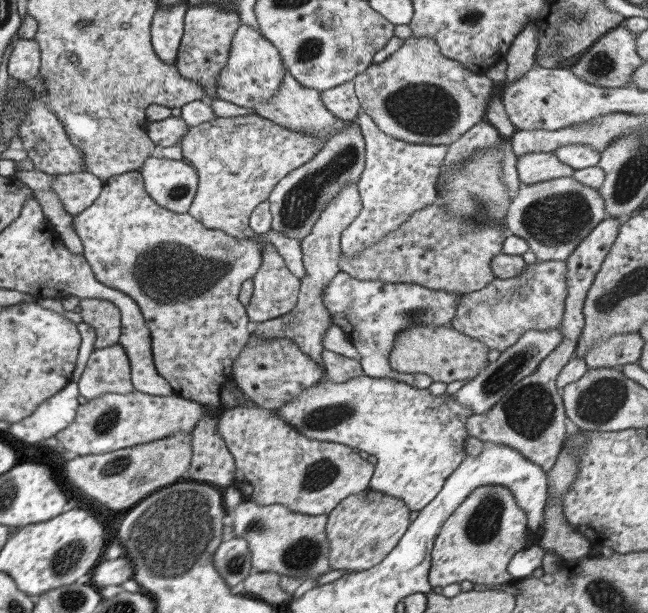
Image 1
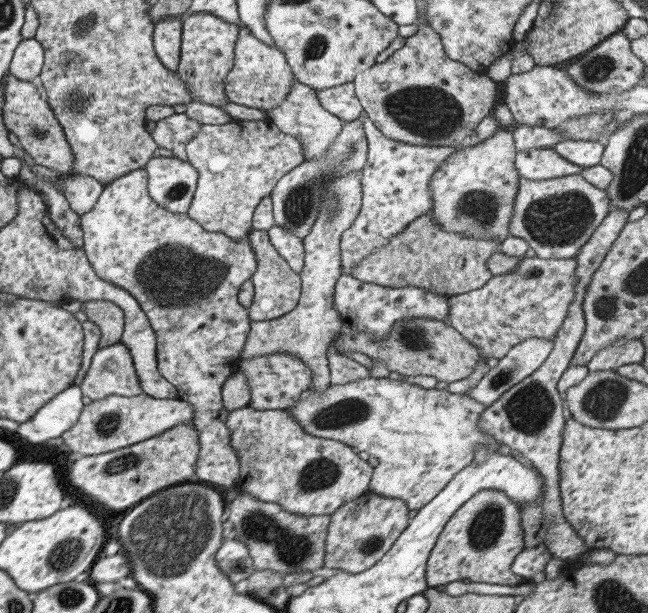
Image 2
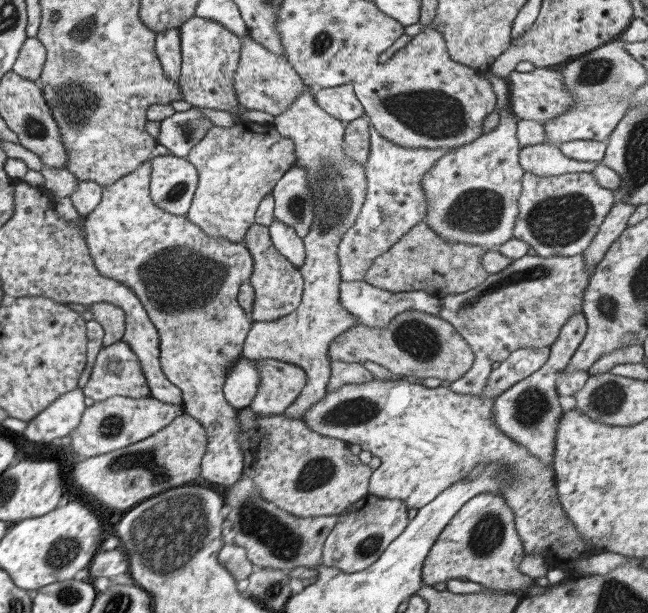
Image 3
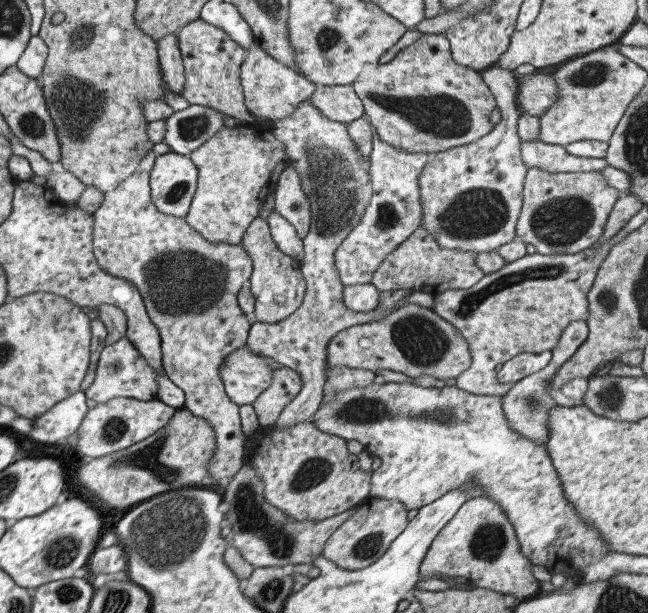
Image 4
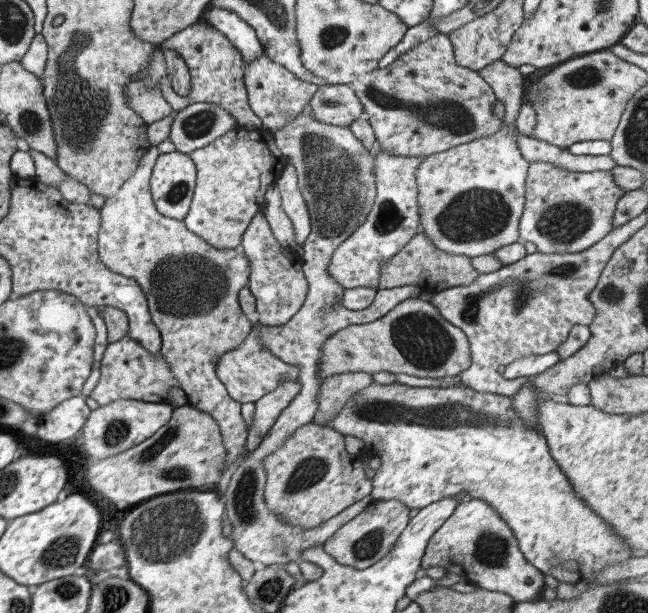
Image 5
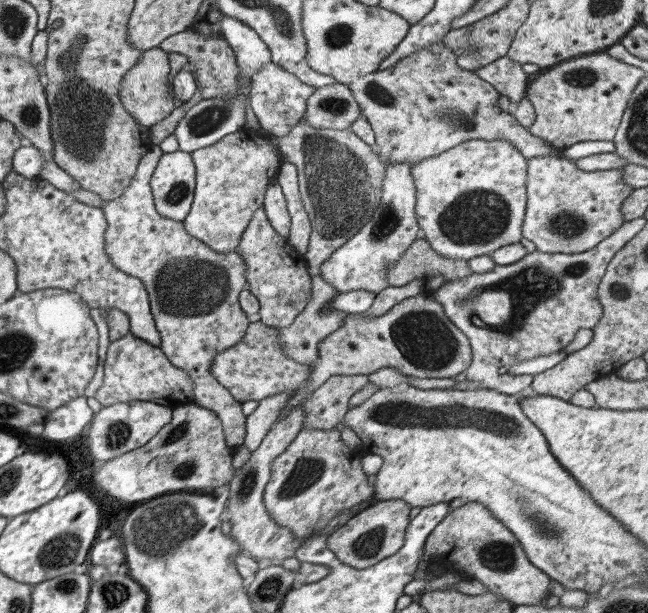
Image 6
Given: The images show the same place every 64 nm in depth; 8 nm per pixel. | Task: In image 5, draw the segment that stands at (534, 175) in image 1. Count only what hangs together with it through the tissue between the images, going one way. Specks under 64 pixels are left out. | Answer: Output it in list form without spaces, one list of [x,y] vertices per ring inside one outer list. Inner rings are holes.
[[[515,128],[516,145],[520,150],[521,156],[529,163],[546,162],[557,165],[559,168],[573,171],[573,172],[595,172],[595,171],[609,171],[616,166],[614,160],[607,154],[603,156],[575,156],[569,154],[565,147],[558,147],[548,142],[537,140],[533,136],[527,136],[519,133]]]

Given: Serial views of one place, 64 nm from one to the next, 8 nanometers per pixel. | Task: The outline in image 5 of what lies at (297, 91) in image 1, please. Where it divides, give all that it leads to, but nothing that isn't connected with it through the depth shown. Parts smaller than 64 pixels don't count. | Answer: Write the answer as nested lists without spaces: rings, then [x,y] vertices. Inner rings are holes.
[[[308,104],[293,120],[276,130],[273,138],[285,158],[284,163],[295,169],[298,189],[310,216],[310,233],[301,246],[302,254],[299,256],[308,289],[303,304],[285,324],[252,326],[258,332],[266,351],[298,368],[297,381],[300,390],[279,414],[258,446],[235,468],[222,499],[224,517],[231,525],[229,544],[251,562],[262,562],[265,566],[278,564],[283,567],[289,561],[304,561],[300,558],[301,551],[313,545],[323,544],[341,525],[349,522],[364,509],[366,500],[358,500],[315,528],[285,525],[282,518],[273,514],[265,504],[262,494],[266,472],[261,464],[262,460],[279,449],[294,430],[312,421],[317,410],[317,394],[321,386],[321,378],[318,378],[316,372],[320,362],[320,348],[325,340],[350,324],[365,324],[381,318],[402,300],[417,297],[423,288],[415,285],[378,288],[372,303],[363,313],[343,308],[340,305],[342,288],[328,275],[328,264],[332,252],[363,224],[371,208],[376,193],[373,182],[373,156],[369,155],[369,151],[353,136],[348,127],[323,124],[314,120]]]

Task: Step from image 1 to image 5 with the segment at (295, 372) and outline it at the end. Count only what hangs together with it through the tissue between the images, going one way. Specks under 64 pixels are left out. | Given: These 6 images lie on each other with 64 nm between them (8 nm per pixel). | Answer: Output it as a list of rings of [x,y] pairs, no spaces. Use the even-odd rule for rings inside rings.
[[[286,380],[282,382],[254,403],[253,421],[247,426],[245,448],[248,452],[253,451],[264,434],[270,429],[279,414],[289,405],[289,402],[299,393],[298,381]]]

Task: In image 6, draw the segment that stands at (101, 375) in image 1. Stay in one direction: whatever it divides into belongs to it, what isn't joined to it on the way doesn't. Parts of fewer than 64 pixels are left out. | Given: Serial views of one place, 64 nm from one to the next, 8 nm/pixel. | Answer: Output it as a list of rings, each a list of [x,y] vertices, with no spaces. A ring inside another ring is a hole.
[[[127,333],[121,338],[110,341],[103,365],[101,387],[93,398],[103,407],[139,400],[174,409],[192,403],[193,392],[191,392],[191,381],[186,372],[175,368],[164,357],[160,347],[151,346],[144,340]]]

